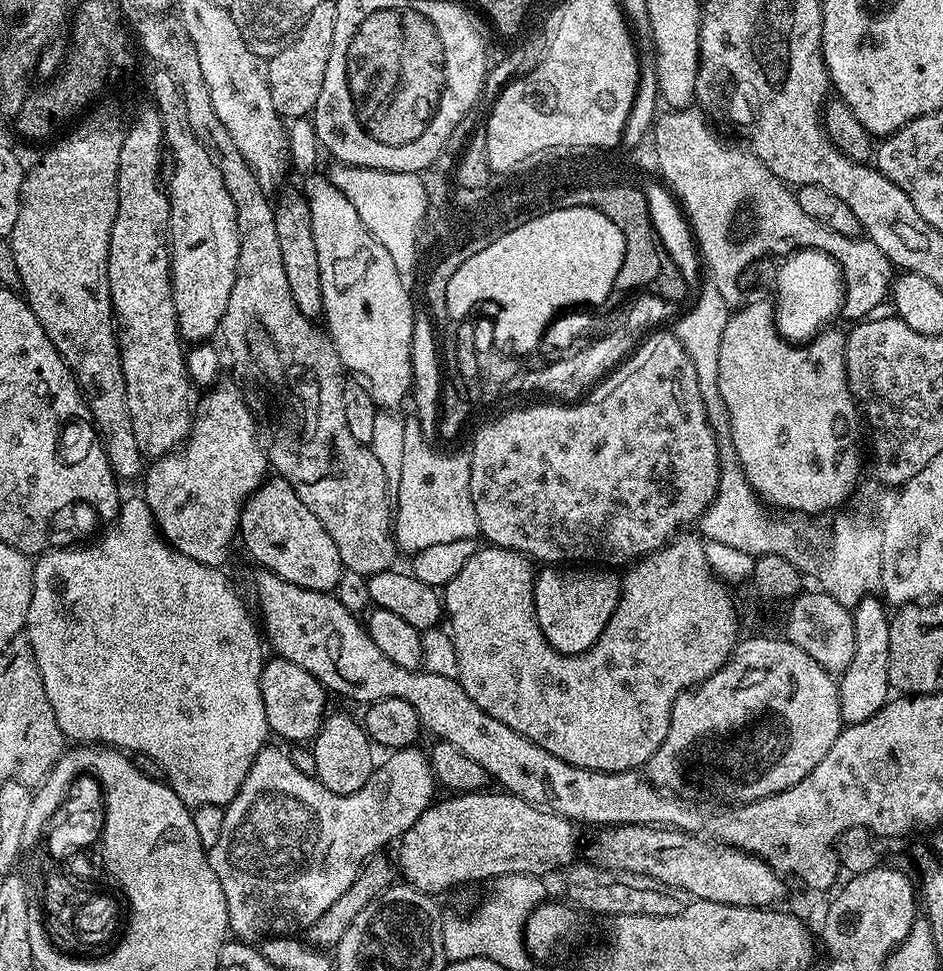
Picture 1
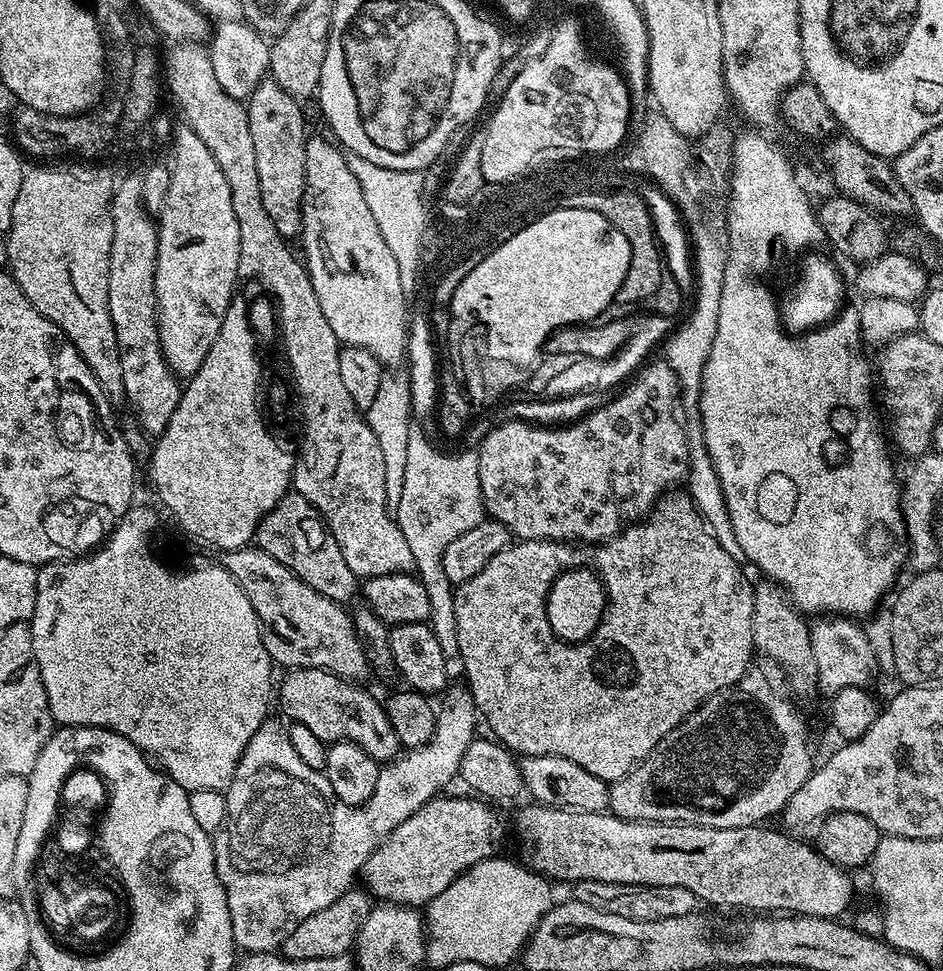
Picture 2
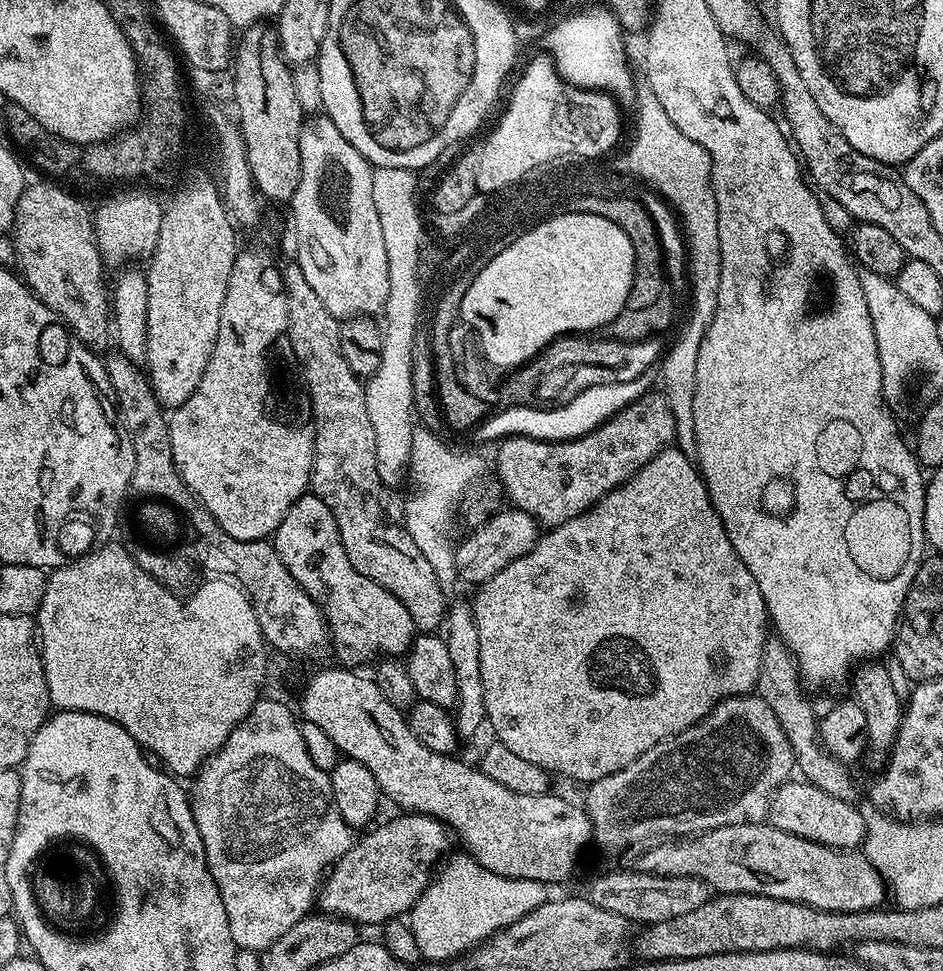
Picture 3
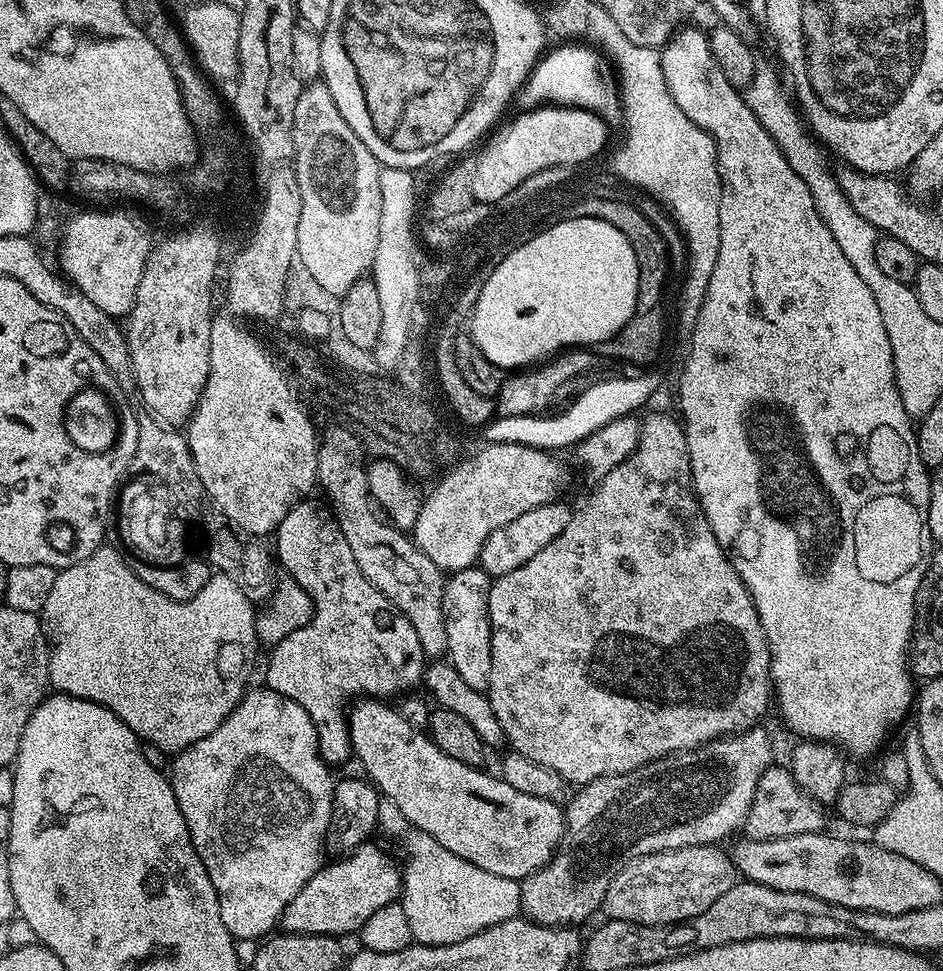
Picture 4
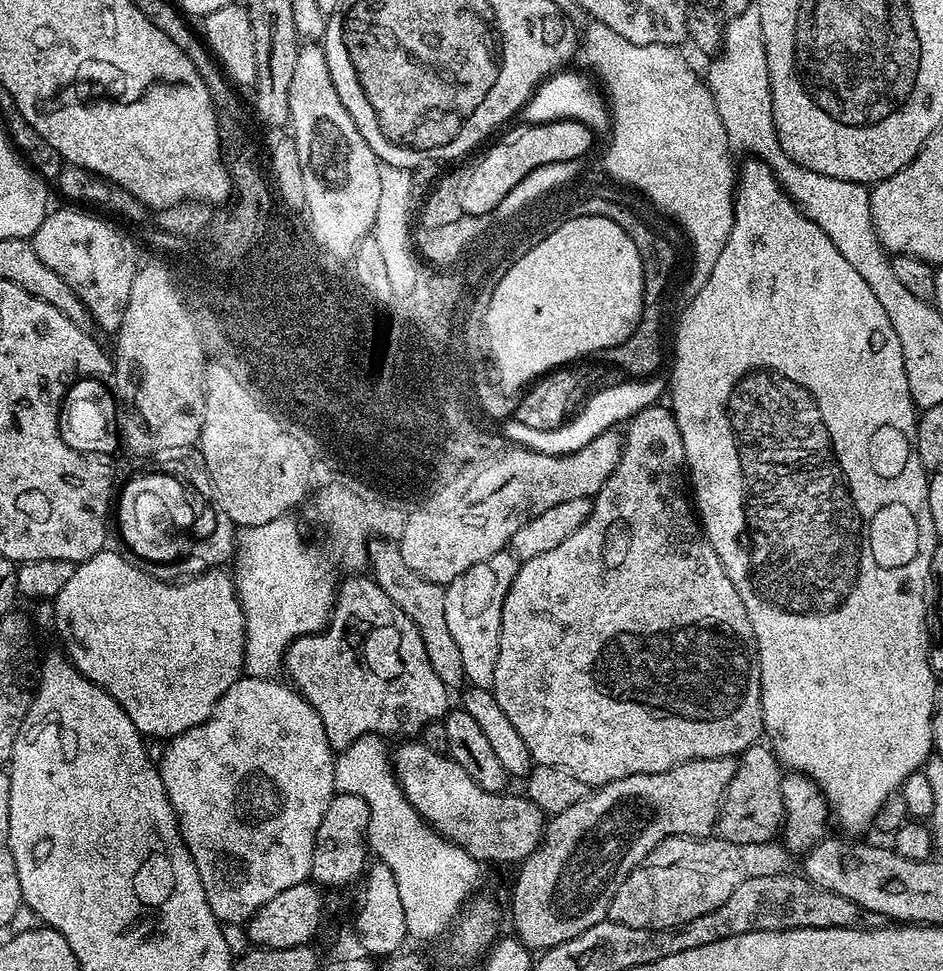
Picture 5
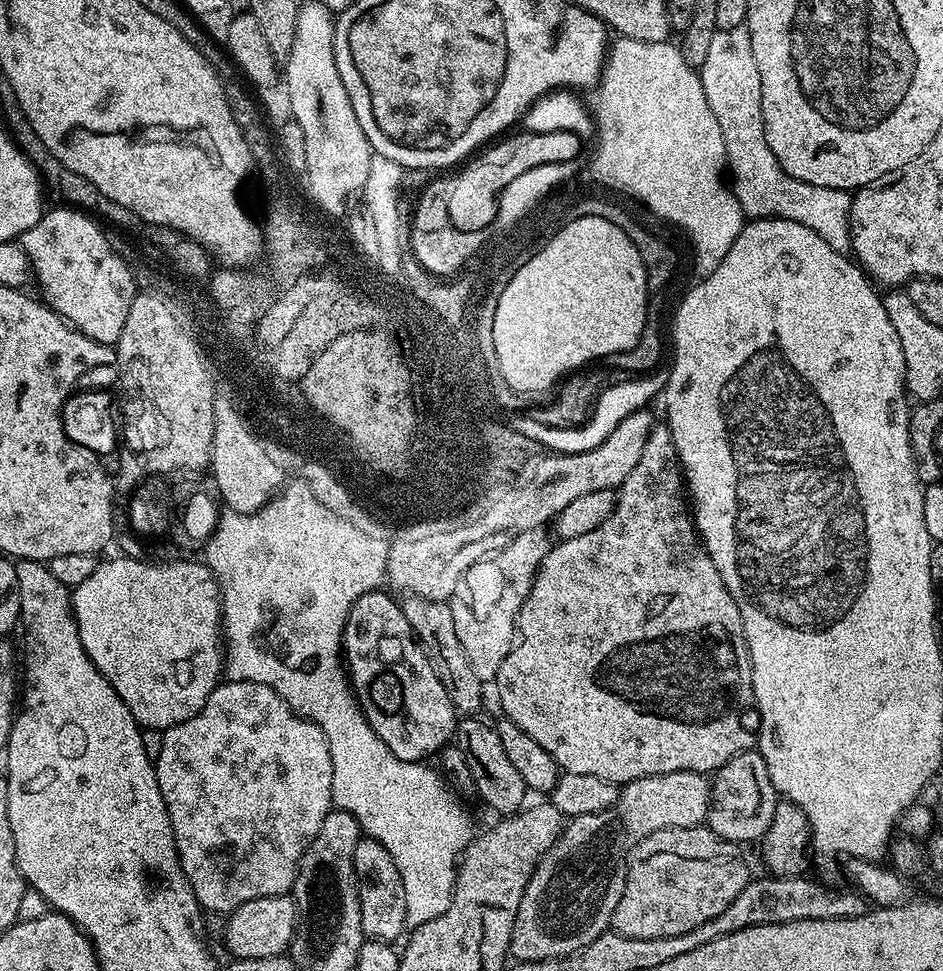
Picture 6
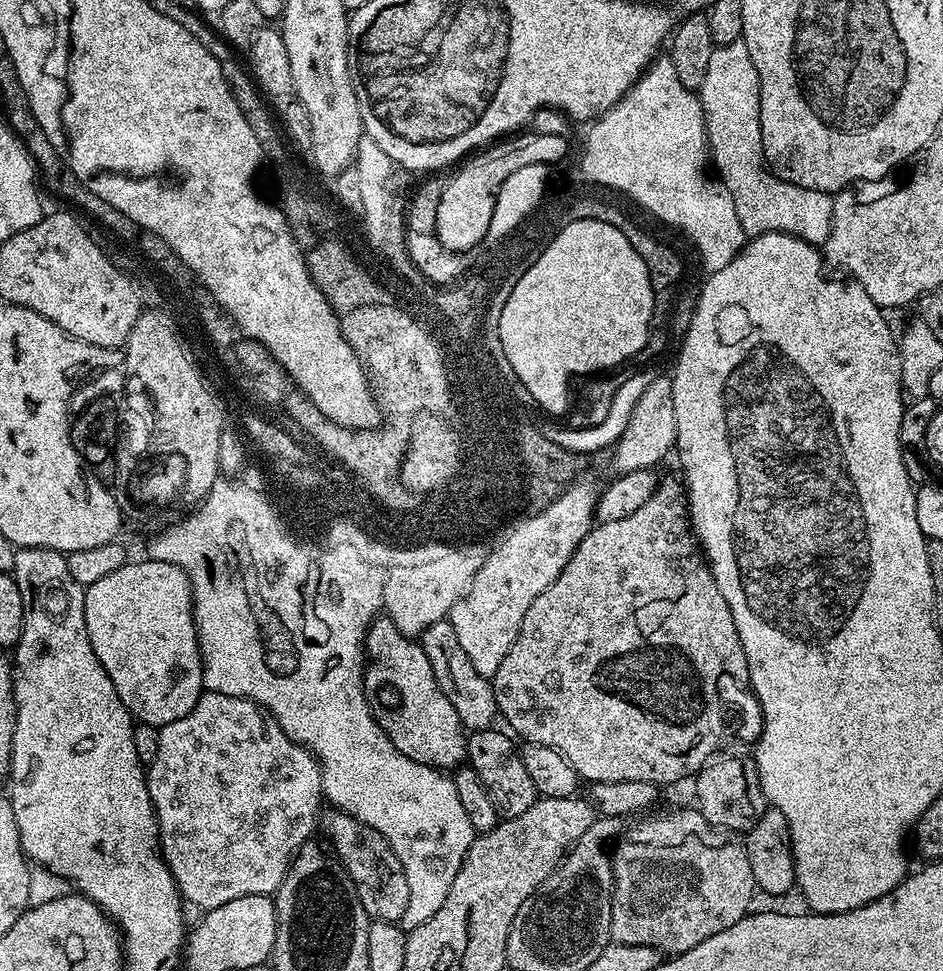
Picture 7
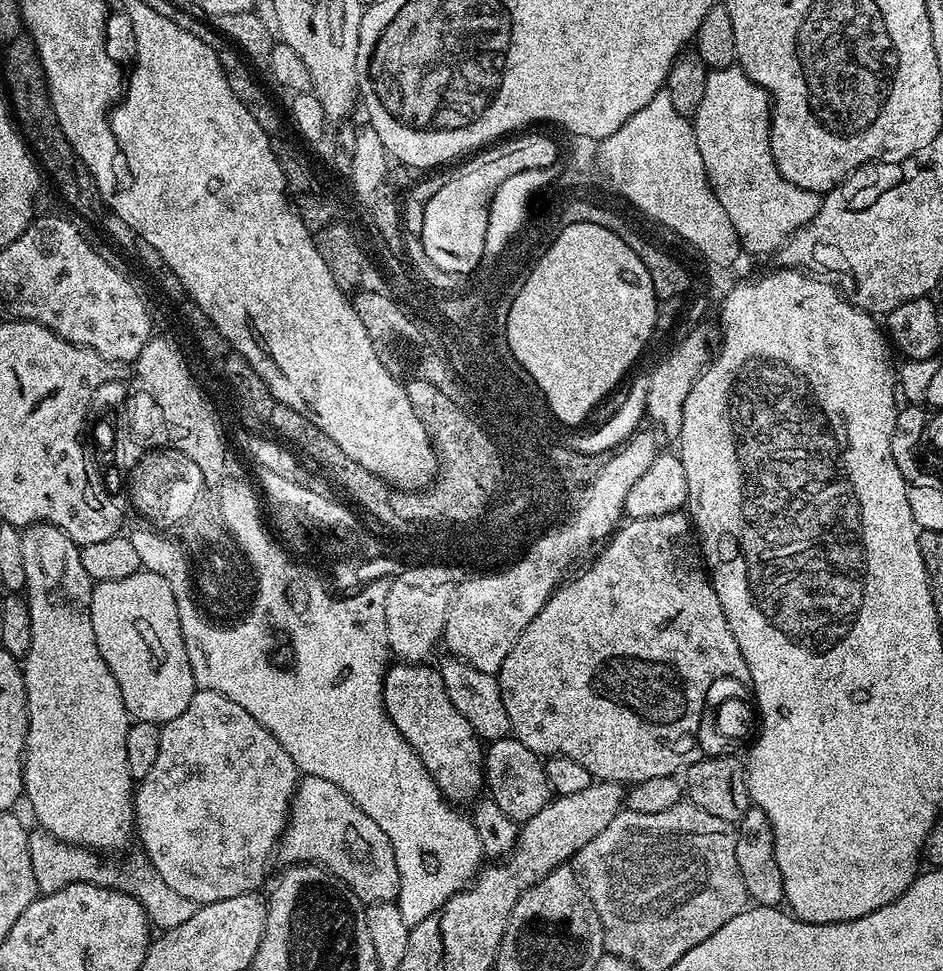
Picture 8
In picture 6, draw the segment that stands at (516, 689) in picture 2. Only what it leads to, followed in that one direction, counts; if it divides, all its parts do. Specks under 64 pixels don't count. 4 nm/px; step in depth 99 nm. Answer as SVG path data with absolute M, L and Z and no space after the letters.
M660 422L653 425L651 434L647 436L646 446L642 446L642 458L638 458L638 466L634 466L634 470L630 470L630 474L624 479L623 484L618 489L616 505L610 516L596 530L590 530L588 534L581 534L569 540L561 539L557 544L557 548L556 545L549 547L547 554L544 555L544 560L540 563L540 569L537 570L534 582L530 586L530 594L526 594L526 598L522 602L522 610L516 619L518 642L513 644L506 662L502 662L502 666L498 670L494 681L496 696L500 699L501 710L504 711L501 713L507 719L517 724L526 734L532 732L530 738L534 738L534 742L538 742L538 746L542 746L552 755L554 762L561 770L573 772L574 774L594 774L594 778L606 778L606 782L614 782L621 786L638 778L657 776L658 774L670 774L671 772L702 772L712 774L715 773L716 769L721 768L730 758L734 758L740 752L749 751L754 744L754 732L753 729L751 732L740 721L740 700L745 699L747 701L752 690L752 663L748 657L748 643L746 642L746 634L742 626L742 614L738 610L738 606L734 602L730 590L726 590L726 582L722 582L722 574L718 574L718 570L714 566L710 554L705 550L697 533L693 517L690 515L690 500L686 495L686 481L682 475L680 457L674 446L672 431L669 430L665 423Z

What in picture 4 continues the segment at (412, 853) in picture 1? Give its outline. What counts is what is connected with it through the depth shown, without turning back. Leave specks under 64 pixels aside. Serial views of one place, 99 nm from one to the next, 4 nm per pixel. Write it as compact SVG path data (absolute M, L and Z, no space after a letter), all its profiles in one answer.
M376 842L359 844L353 852L341 855L337 864L325 863L290 898L286 910L280 915L279 927L284 932L322 934L345 938L359 933L364 923L387 904L395 904L402 896L402 868L376 845Z

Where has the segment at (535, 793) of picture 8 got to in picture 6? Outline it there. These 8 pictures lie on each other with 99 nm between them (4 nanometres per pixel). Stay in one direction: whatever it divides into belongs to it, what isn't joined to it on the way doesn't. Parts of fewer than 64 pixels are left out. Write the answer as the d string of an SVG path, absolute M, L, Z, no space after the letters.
M464 718L457 723L454 737L455 747L466 754L466 762L470 765L470 775L474 777L475 795L480 795L501 817L512 815L525 807L530 793L526 782L522 782L518 769L510 763L506 749L502 747L502 738L498 738L495 727L491 723L483 724L480 718Z

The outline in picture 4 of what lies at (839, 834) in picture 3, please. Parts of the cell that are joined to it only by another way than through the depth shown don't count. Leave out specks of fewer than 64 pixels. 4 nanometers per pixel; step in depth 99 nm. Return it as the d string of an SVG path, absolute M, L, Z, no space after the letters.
M773 766L762 774L742 828L750 840L777 840L803 832L824 832L824 812L825 805L804 793L787 767Z

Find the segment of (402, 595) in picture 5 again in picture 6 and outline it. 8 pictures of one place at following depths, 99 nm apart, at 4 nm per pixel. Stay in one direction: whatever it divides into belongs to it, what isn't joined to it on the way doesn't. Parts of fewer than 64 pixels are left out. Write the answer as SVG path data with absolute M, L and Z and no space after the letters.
M405 595L402 607L406 614L406 622L414 630L428 660L434 666L434 674L438 674L438 682L446 686L446 694L450 694L450 702L456 707L457 713L476 714L480 703L484 700L485 685L474 674L470 667L470 658L466 658L466 650L462 650L462 642L454 630L454 608L451 603L442 600L427 600L421 596Z

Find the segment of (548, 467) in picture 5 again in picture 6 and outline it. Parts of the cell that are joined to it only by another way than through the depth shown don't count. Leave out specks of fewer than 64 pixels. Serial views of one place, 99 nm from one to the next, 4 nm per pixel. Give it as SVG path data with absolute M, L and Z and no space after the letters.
M641 410L622 418L598 446L585 452L537 455L517 471L512 488L492 488L484 500L476 500L462 519L440 520L438 525L415 527L392 547L391 573L395 591L427 600L447 601L461 587L464 575L479 560L505 548L523 532L543 529L544 523L566 509L574 498L594 490L616 490L638 466L642 446L654 425L651 411Z

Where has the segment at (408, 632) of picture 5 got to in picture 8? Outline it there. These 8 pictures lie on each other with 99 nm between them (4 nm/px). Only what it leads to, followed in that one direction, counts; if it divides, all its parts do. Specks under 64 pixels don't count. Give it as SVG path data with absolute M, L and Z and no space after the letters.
M403 662L393 663L384 674L384 709L388 711L388 717L392 719L394 726L398 726L402 738L406 738L406 742L410 742L418 758L422 758L422 766L426 766L426 770L434 778L444 799L453 805L464 806L467 800L475 801L485 787L484 754L486 748L480 737L474 734L470 722L466 722L466 718L458 714L454 702L450 702L439 671L435 667L428 667L427 663L417 665Z

